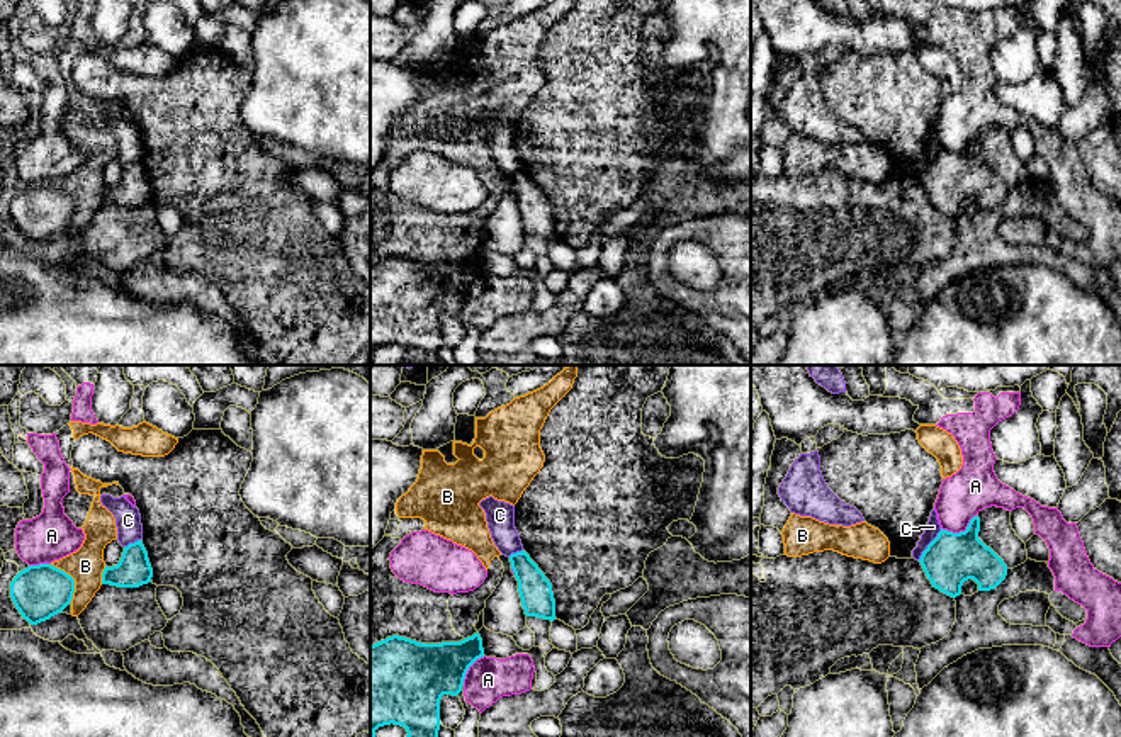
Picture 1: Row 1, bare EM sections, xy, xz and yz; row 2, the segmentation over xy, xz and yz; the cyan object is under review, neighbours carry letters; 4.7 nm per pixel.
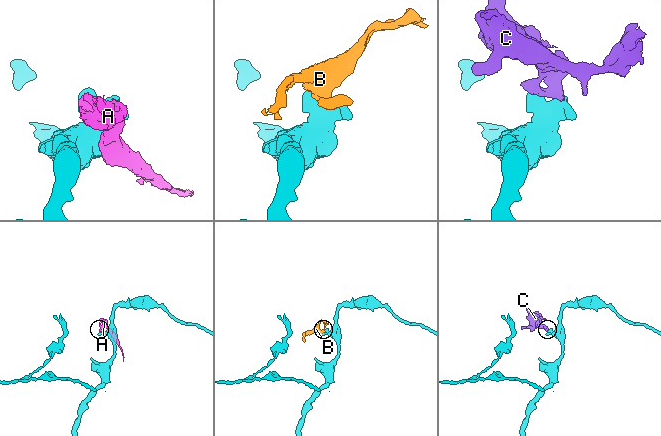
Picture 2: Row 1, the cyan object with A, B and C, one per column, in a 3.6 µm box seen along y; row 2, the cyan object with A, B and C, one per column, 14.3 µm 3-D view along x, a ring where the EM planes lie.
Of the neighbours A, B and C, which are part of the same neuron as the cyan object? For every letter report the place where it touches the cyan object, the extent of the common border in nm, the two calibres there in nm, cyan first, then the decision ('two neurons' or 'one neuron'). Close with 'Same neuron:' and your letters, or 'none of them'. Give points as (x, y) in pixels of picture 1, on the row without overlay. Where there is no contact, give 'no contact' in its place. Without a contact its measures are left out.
A: yz (960, 151) | 180 nm | 240/220 nm | two neurons
B: xy (73, 199) | 220 nm | 260/170 nm | two neurons
C: yz (929, 163) | 190 nm | 240/70 nm | two neurons
Same neuron: none of them

